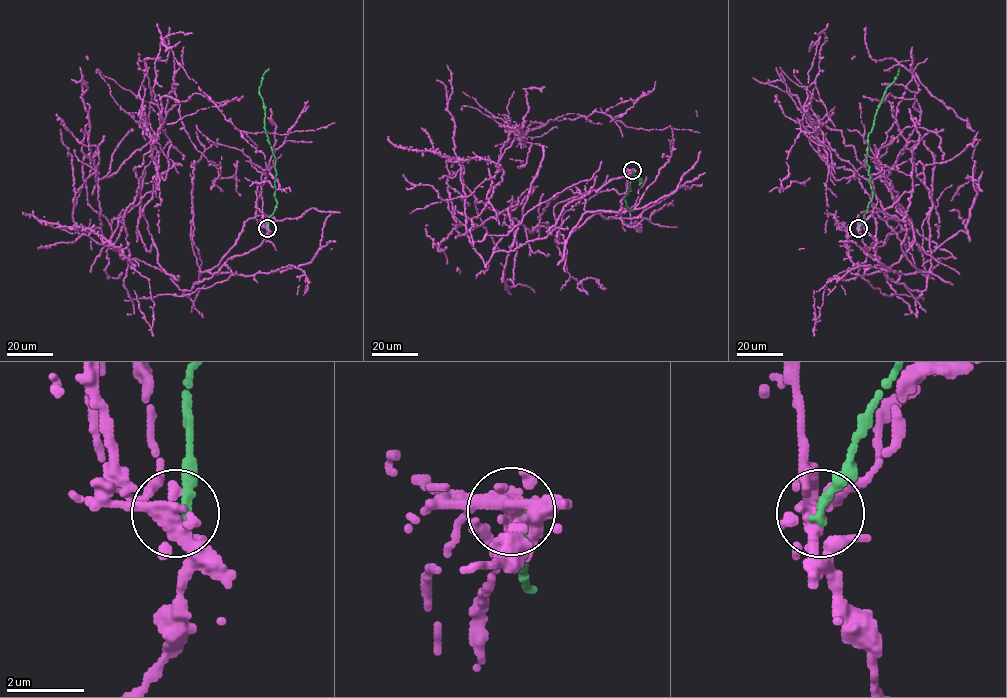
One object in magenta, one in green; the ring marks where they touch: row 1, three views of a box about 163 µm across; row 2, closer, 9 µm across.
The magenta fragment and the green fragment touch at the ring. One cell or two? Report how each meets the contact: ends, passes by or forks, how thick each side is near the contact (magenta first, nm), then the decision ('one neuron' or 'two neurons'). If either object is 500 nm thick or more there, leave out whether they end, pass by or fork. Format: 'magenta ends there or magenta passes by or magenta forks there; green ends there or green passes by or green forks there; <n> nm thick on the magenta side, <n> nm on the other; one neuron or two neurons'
magenta forks there; green ends there; 320 nm thick on the magenta side, 280 nm on the other; two neurons

